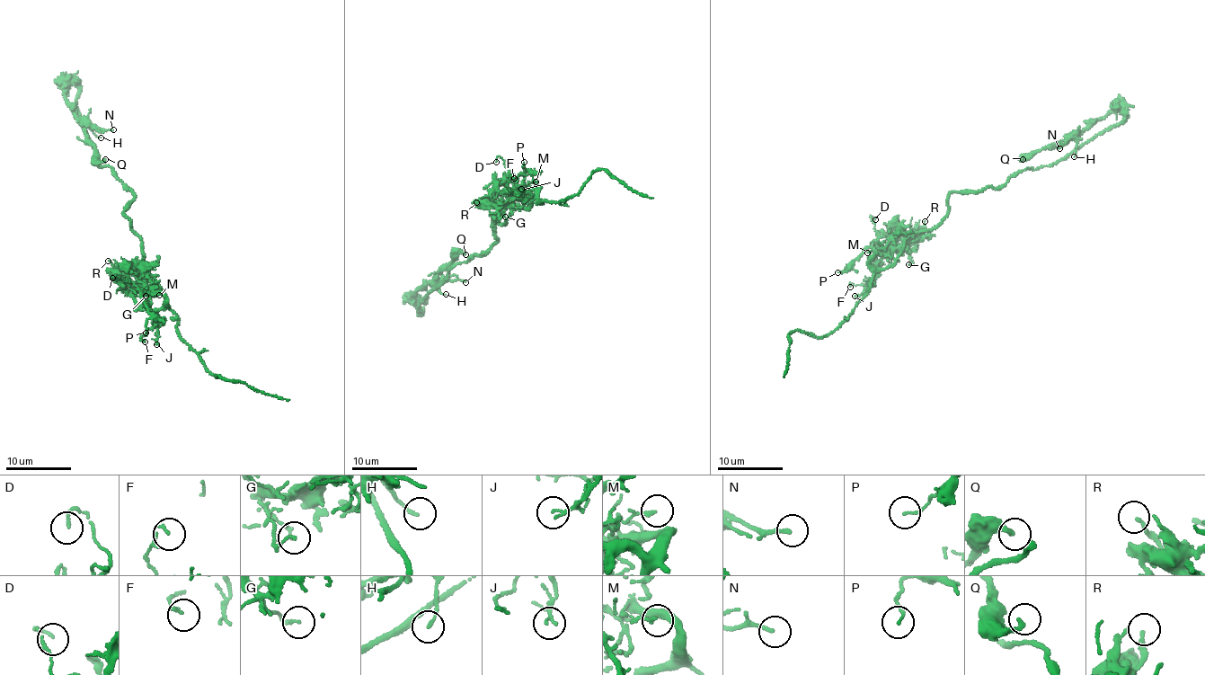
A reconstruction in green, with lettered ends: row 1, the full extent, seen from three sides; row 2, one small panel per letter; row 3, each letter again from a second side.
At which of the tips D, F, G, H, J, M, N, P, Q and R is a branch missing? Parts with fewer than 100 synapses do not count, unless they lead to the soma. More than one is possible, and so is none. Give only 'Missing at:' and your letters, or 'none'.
Missing at: none

